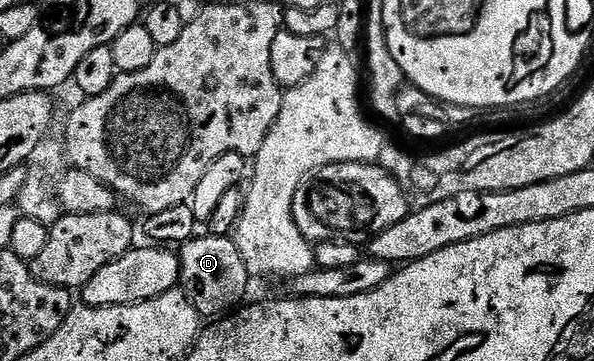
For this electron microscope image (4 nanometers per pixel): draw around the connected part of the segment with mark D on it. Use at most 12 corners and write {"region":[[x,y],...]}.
{"region":[[233,237],[182,243],[180,286],[217,320],[247,301],[252,270]]}

